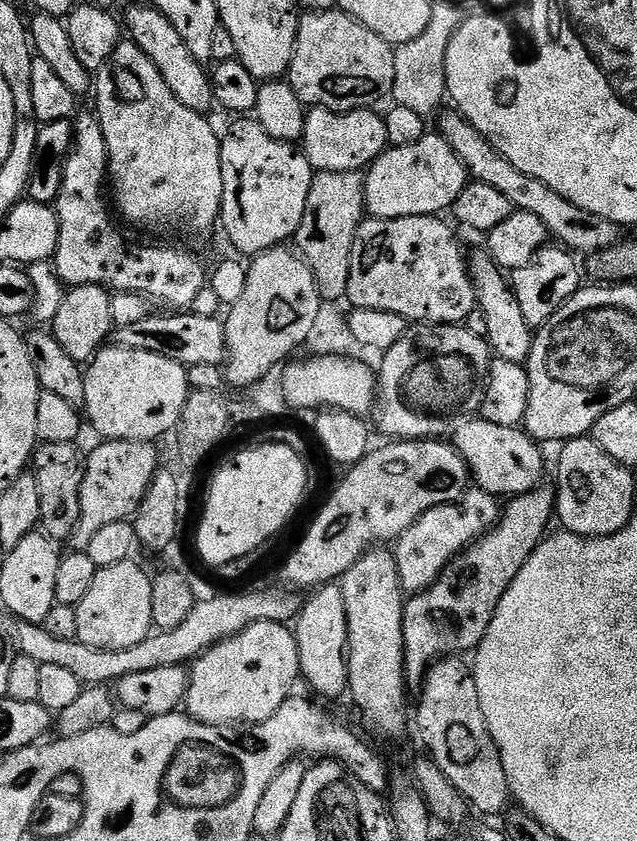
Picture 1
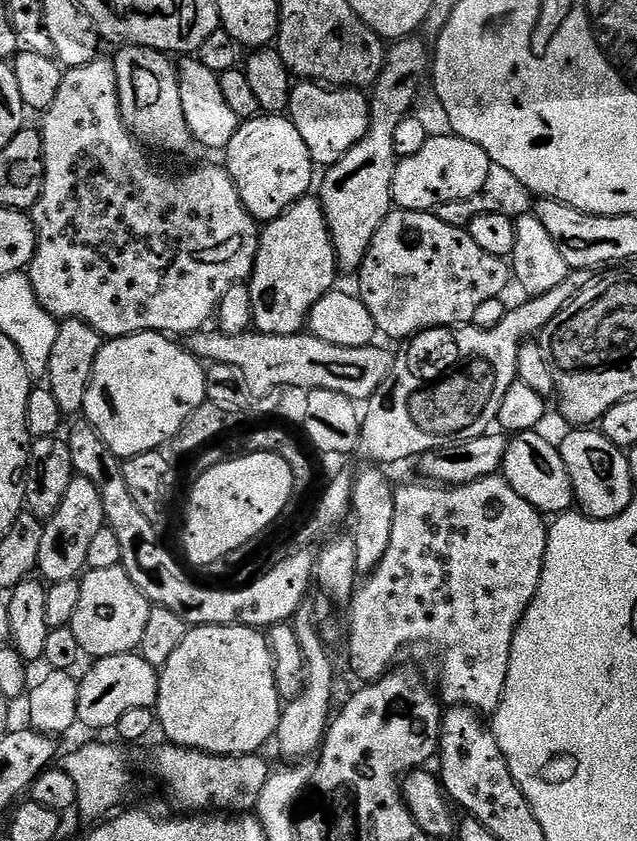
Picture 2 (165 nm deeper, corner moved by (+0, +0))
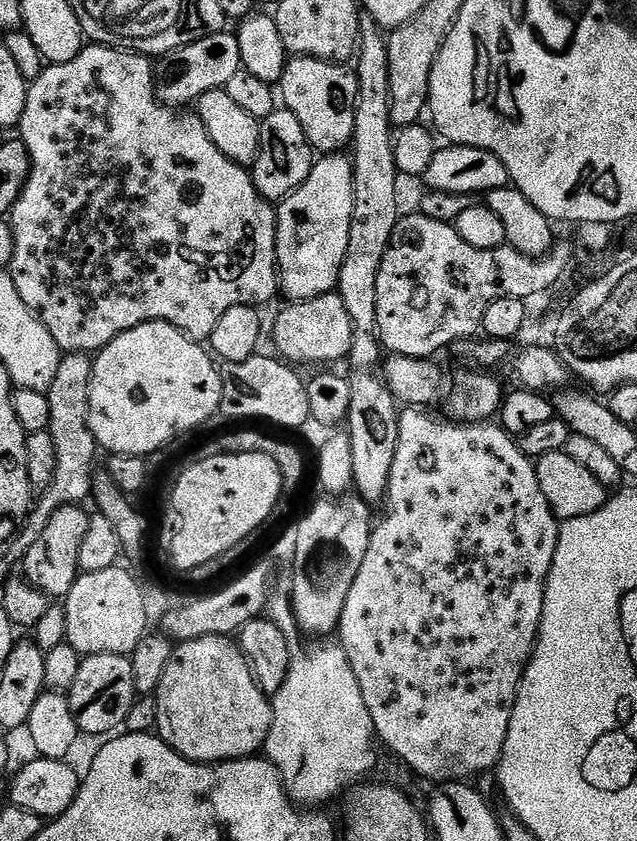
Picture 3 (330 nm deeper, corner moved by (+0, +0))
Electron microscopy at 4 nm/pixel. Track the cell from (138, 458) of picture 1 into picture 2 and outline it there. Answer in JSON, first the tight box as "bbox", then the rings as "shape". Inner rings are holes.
{"bbox":[36,475,106,584],"shape":[[[73,475],[70,487],[66,490],[66,498],[62,498],[62,506],[58,506],[56,513],[44,524],[42,546],[38,549],[36,563],[39,575],[53,584],[77,579],[88,568],[86,554],[90,551],[94,534],[104,527],[106,521],[102,498],[94,482],[90,482],[90,478]]]}

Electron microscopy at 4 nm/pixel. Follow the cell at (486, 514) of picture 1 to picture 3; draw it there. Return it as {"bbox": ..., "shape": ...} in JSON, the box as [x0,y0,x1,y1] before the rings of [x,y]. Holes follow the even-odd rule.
{"bbox":[338,406,561,782],"shape":[[[408,406],[401,411],[398,450],[394,450],[394,466],[390,466],[384,517],[381,520],[379,517],[373,527],[366,558],[358,570],[358,578],[354,578],[354,586],[350,586],[350,598],[346,598],[340,619],[338,643],[346,650],[350,670],[354,670],[354,678],[358,678],[358,690],[362,690],[366,710],[370,710],[377,741],[383,747],[385,744],[410,771],[417,772],[424,780],[468,782],[473,779],[471,776],[491,773],[500,762],[502,746],[506,746],[510,714],[540,633],[544,591],[554,554],[560,546],[561,521],[546,502],[542,486],[538,486],[535,463],[499,423],[458,424],[444,418],[435,420],[428,412],[431,411],[420,406]]]}

